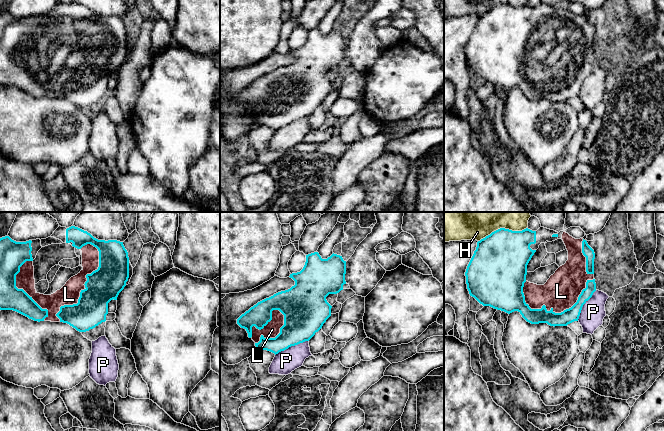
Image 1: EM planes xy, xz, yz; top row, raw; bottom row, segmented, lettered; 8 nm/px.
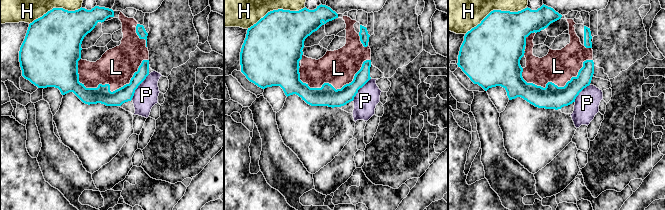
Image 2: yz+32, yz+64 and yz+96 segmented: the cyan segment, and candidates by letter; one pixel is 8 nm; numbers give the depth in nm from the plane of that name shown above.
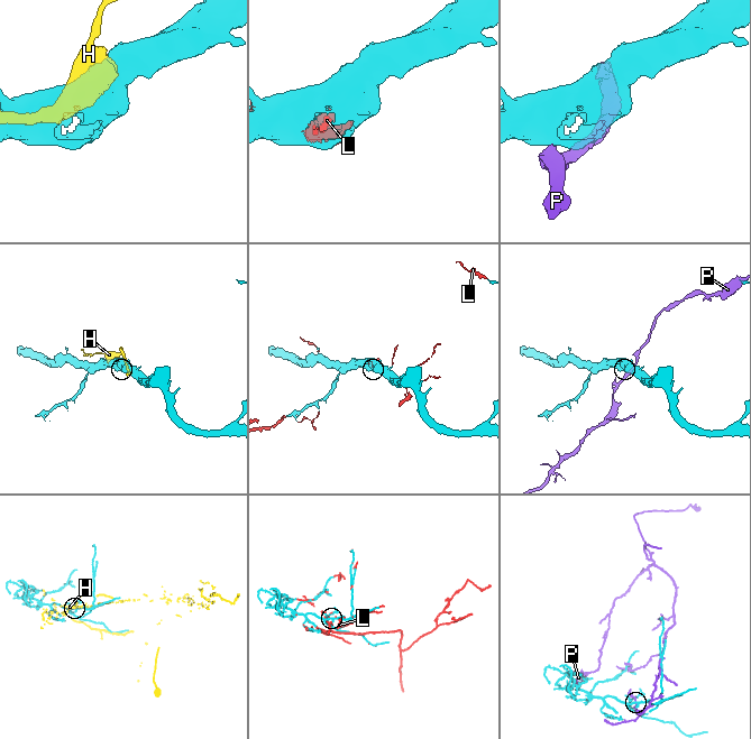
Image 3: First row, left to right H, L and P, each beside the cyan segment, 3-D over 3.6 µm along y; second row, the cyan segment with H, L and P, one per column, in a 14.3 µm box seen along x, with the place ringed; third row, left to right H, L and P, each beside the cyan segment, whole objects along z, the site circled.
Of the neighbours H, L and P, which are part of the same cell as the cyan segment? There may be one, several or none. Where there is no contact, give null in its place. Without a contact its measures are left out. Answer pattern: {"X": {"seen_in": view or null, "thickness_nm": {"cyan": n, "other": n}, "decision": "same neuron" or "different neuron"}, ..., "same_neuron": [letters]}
{"H": {"seen_in": "yz", "thickness_nm": {"cyan": 440, "other": 130}, "decision": "different neuron"}, "L": {"seen_in": "xy", "thickness_nm": {"cyan": 280, "other": 160}, "decision": "same neuron"}, "P": {"seen_in": "xz", "thickness_nm": {"cyan": 320, "other": 180}, "decision": "different neuron"}, "same_neuron": ["L"]}

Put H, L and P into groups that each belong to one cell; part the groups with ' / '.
H / L / P

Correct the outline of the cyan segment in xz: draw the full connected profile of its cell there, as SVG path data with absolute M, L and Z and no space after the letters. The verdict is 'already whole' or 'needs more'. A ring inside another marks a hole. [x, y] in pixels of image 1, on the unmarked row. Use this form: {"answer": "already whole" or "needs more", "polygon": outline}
{"answer": "needs more", "polygon": "M318 28L308 30L303 45L289 52L295 57L294 62L258 78L237 95L237 100L247 107L257 127L267 126L276 131L291 122L309 117L331 92L332 82L326 73L343 66L345 50L346 37L342 32L333 29L322 35Z"}

